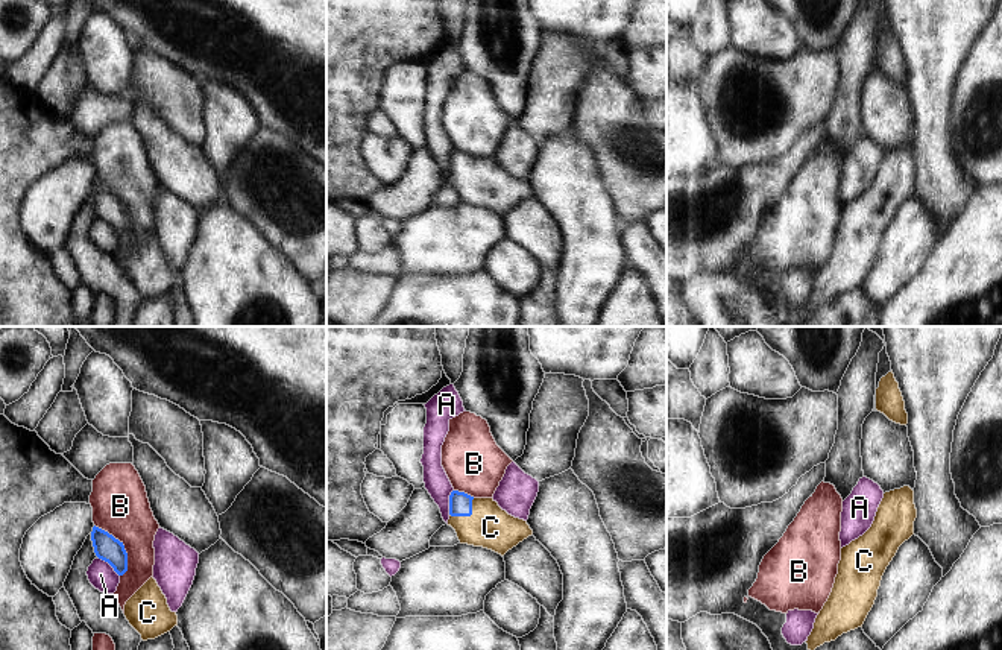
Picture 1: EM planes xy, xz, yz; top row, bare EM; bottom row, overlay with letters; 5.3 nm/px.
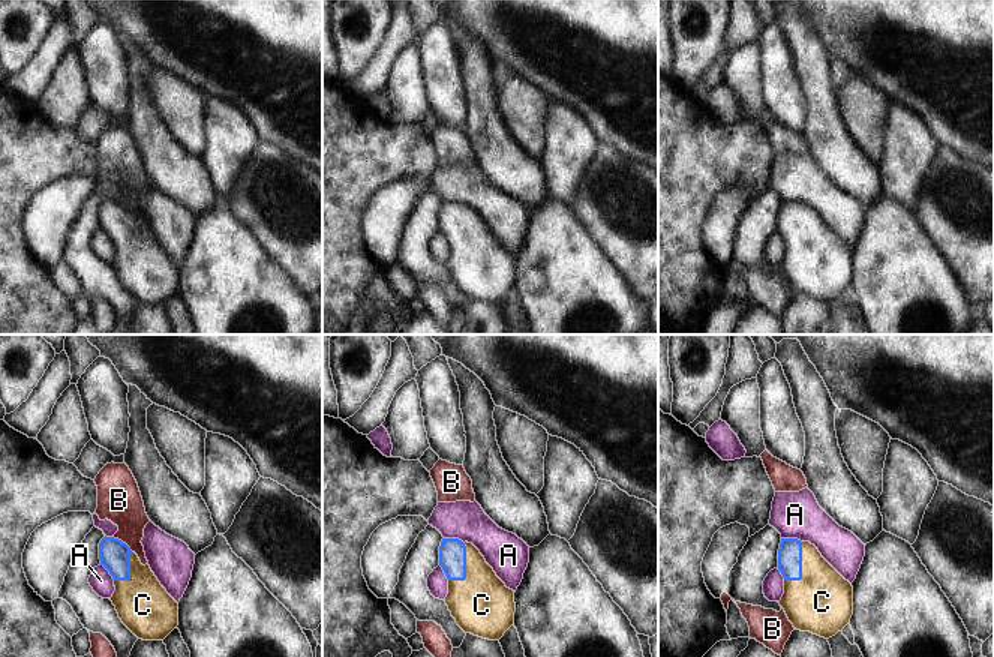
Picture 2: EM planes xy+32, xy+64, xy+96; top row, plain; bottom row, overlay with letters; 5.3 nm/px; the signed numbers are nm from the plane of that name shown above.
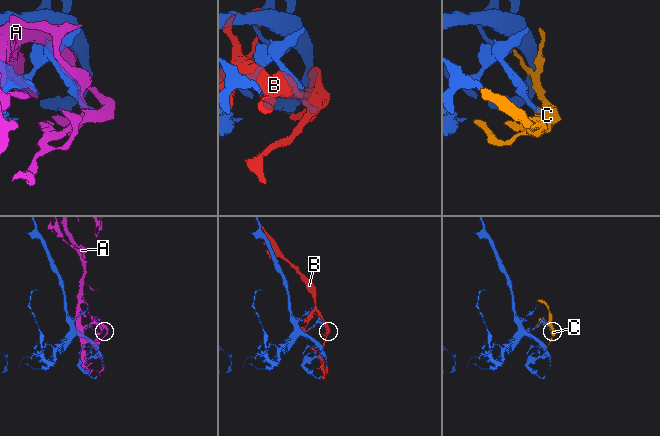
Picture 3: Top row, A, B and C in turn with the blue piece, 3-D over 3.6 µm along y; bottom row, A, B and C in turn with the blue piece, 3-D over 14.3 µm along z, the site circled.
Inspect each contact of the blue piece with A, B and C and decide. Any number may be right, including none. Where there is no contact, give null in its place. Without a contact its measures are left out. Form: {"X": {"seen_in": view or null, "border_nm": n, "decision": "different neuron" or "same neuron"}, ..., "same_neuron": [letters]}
{"A": {"seen_in": "xz", "border_nm": 140, "decision": "different neuron"}, "B": {"seen_in": "xy", "border_nm": 320, "decision": "different neuron"}, "C": {"seen_in": "xz", "border_nm": 160, "decision": "same neuron"}, "same_neuron": ["C"]}

